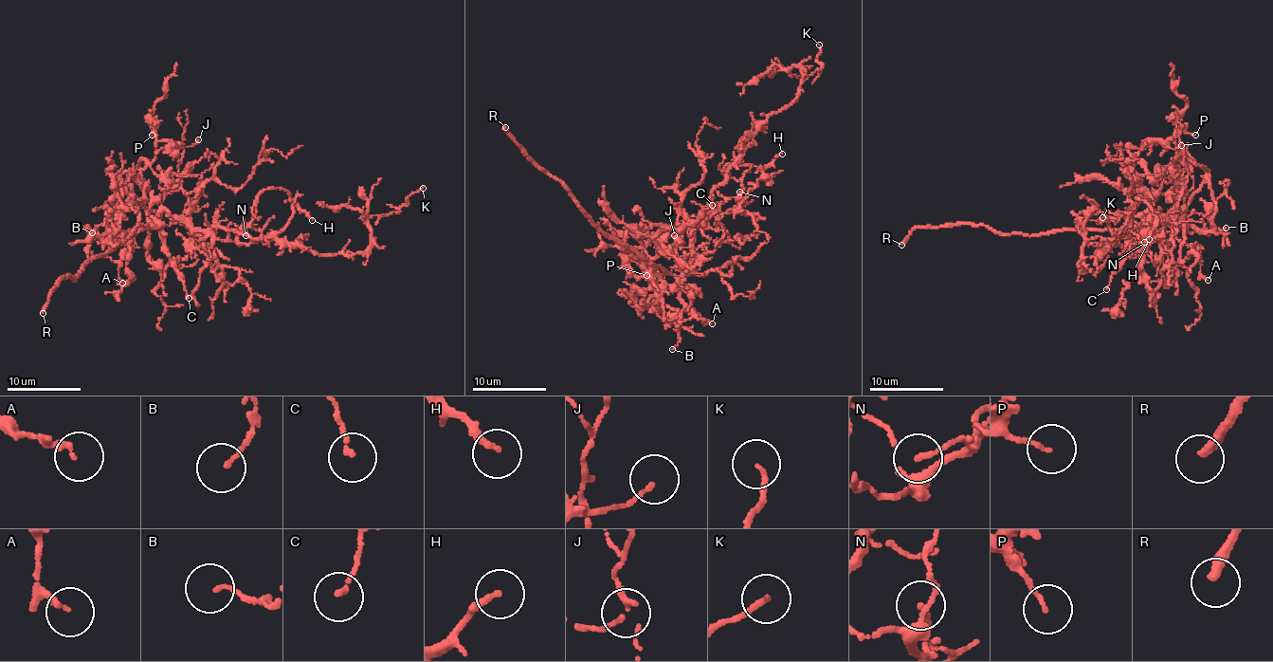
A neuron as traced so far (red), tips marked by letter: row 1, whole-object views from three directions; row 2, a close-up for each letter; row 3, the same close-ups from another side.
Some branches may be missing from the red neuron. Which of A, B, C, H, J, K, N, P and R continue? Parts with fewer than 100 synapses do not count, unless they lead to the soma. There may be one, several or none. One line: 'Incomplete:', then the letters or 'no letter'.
Incomplete: R

